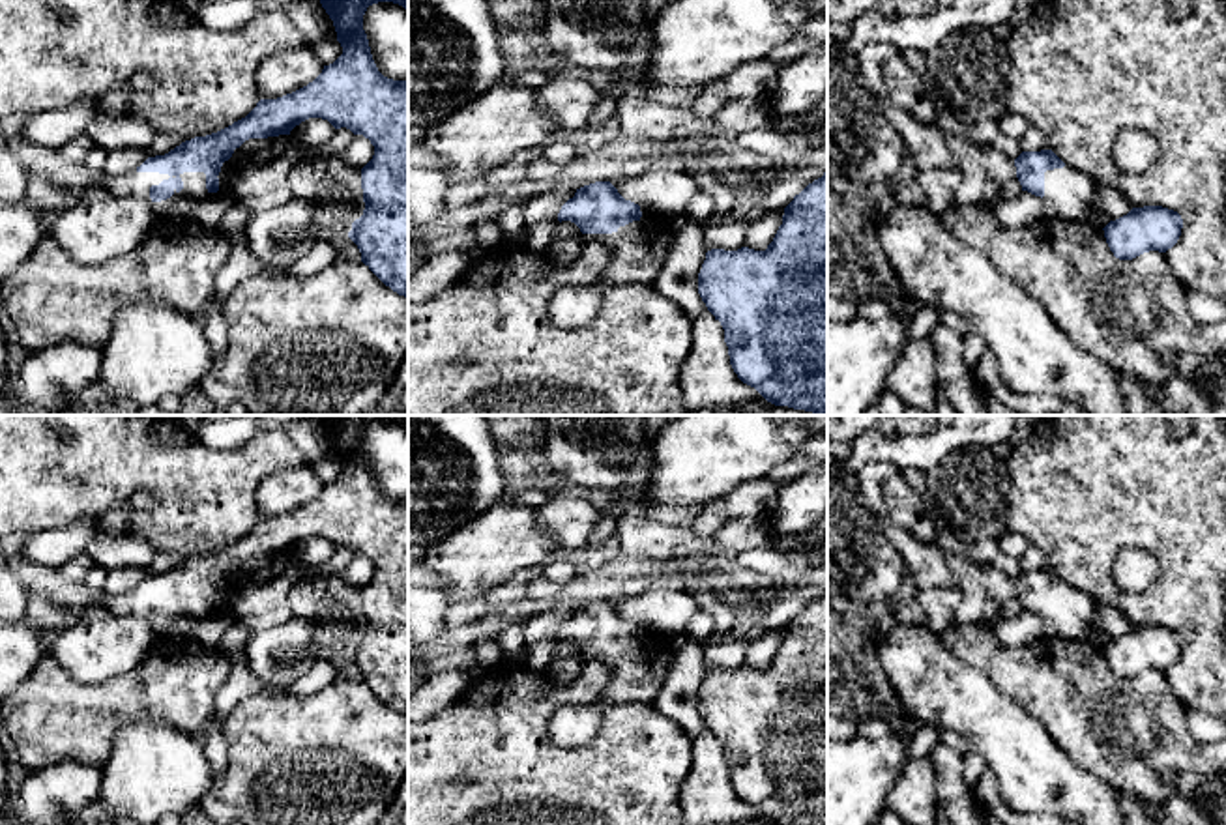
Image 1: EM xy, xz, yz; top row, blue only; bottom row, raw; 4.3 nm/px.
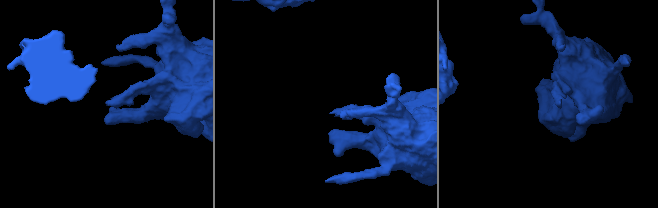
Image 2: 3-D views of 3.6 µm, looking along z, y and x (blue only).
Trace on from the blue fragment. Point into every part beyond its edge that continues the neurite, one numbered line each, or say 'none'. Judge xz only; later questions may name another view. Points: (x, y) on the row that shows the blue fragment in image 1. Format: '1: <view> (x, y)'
1: xz (639, 249)

